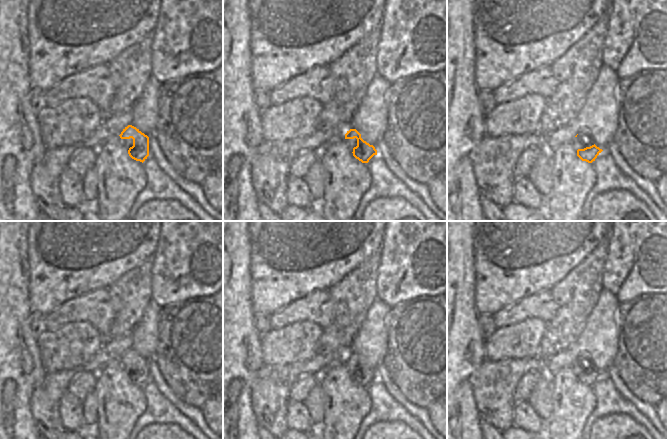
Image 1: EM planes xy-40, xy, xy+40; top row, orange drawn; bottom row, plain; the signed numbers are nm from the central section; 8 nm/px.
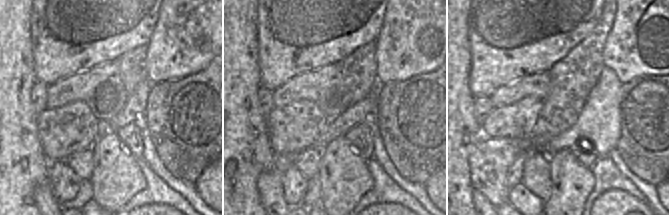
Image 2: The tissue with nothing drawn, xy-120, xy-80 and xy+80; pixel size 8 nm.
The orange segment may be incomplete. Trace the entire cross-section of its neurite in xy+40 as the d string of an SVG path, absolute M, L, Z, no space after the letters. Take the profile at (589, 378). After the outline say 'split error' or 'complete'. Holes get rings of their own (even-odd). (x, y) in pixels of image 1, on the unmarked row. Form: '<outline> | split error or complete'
M580 355L571 366L573 372L577 375L577 380L588 387L595 385L597 380L603 375L597 371L588 355Z | split error

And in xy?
M356 353L347 355L345 366L353 380L362 387L368 387L374 379L377 379L375 371L364 365Z | split error

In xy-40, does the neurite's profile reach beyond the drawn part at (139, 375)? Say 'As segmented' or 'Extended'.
Extended.

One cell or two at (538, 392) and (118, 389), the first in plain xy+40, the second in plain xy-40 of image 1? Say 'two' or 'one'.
two

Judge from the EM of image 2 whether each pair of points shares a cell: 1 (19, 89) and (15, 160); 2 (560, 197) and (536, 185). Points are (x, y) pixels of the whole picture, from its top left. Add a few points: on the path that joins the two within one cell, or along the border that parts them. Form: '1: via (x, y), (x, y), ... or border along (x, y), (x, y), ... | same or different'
1: via (15, 107), (15, 142) | same
2: border along (551, 169), (551, 195), (544, 203) | different

